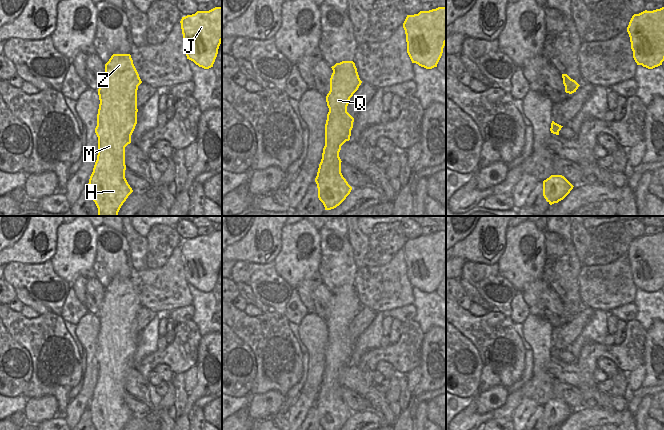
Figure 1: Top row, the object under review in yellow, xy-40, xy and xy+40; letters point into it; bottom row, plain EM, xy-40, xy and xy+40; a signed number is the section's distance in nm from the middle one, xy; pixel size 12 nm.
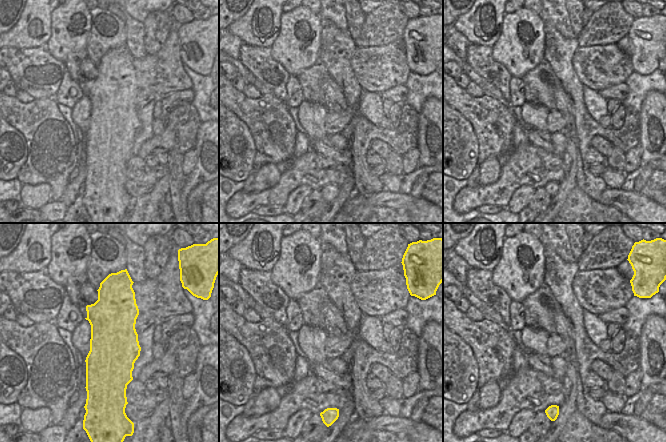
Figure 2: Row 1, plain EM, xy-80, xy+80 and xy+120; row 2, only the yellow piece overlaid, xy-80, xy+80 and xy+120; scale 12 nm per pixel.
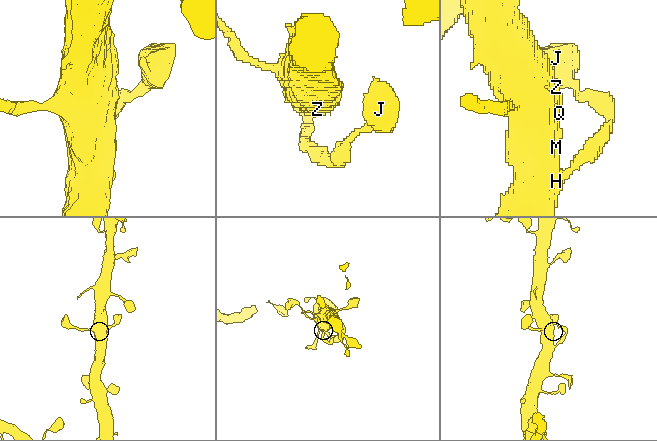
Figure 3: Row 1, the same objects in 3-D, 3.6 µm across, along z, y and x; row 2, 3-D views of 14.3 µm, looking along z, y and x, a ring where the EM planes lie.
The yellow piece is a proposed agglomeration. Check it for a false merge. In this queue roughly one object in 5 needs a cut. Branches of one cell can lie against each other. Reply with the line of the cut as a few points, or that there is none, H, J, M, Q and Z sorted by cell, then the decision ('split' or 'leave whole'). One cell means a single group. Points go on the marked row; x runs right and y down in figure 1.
no cut; H J M Q Z; leave whole

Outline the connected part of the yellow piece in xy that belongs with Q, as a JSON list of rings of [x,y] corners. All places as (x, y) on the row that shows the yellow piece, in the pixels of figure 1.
[[[342,61],[331,67],[330,91],[326,96],[329,112],[325,124],[325,146],[315,182],[318,198],[325,210],[339,206],[352,187],[341,173],[341,146],[350,140],[354,118],[347,112],[350,98],[362,81],[353,61]]]

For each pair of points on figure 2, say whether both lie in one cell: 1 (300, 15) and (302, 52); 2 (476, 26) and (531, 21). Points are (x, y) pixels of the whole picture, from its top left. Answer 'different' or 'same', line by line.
1: same
2: different

